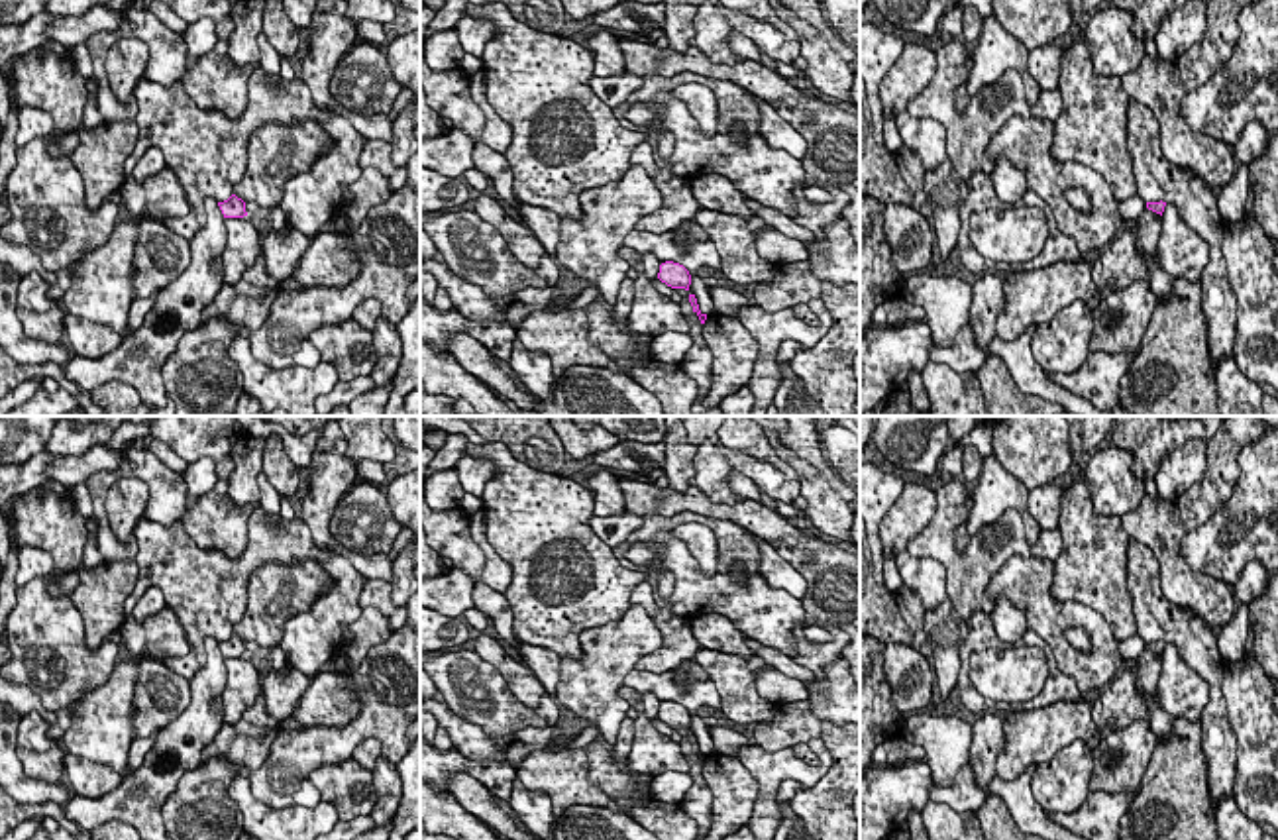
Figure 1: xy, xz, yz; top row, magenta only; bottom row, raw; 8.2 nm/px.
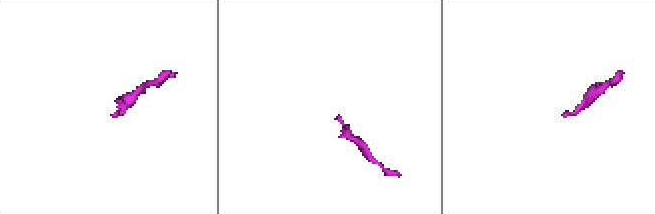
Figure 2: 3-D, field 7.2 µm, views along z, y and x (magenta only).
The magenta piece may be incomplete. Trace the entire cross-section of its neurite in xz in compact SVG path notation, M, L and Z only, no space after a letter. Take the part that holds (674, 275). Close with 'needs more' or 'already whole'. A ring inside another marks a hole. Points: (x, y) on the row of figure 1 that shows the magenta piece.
M666 261L666 263L660 265L658 279L671 289L689 290L689 285L691 285L689 271L683 265L673 263L673 261Z | already whole

